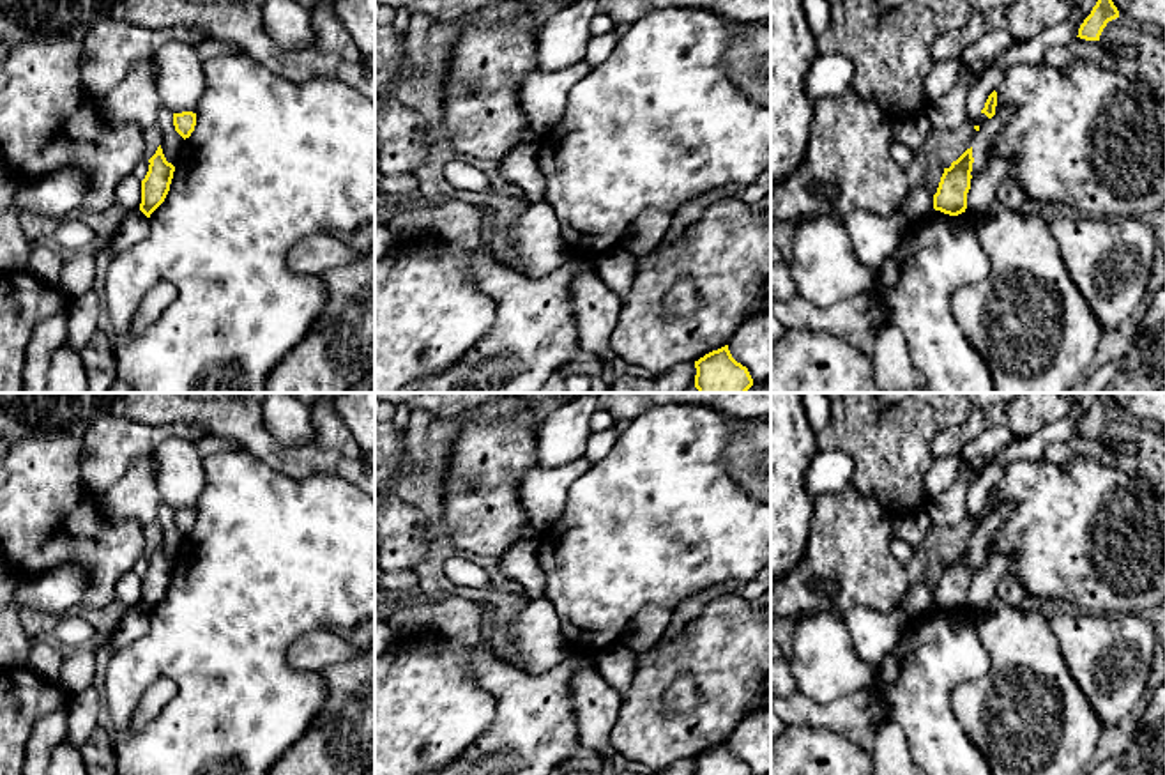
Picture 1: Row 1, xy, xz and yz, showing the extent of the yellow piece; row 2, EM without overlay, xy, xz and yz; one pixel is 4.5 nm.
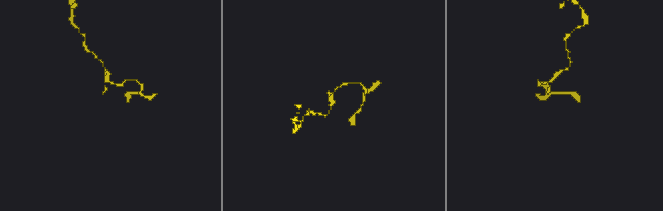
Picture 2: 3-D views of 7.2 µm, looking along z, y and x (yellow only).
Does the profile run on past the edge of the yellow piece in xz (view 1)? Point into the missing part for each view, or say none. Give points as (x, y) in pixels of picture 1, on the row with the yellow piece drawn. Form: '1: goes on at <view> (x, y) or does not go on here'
1: does not go on here

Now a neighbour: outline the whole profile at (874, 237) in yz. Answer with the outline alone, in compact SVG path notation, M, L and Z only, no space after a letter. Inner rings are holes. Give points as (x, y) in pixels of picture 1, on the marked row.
M856 211L843 218L857 260L870 269L879 269L893 255L910 223L902 212L879 216Z

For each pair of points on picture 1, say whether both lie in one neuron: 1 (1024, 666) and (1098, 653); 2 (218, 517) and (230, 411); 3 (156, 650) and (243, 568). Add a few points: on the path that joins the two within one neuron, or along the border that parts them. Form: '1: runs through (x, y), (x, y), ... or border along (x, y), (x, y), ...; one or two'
1: border along (1049, 620), (1066, 669), (1084, 696); two
2: border along (243, 446), (278, 471); two
3: runs through (177, 634), (221, 590); one

